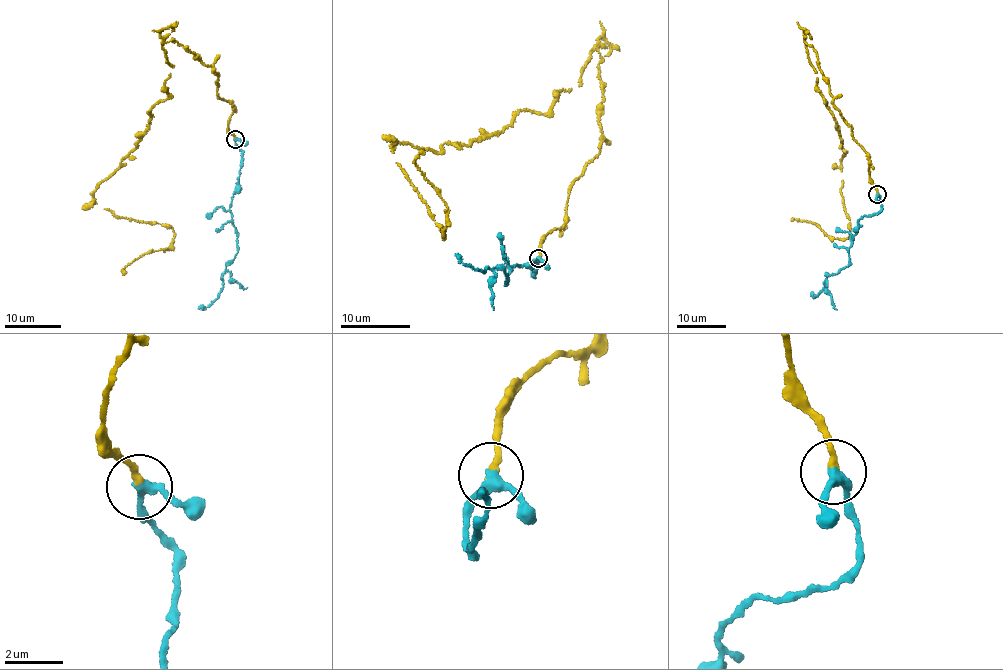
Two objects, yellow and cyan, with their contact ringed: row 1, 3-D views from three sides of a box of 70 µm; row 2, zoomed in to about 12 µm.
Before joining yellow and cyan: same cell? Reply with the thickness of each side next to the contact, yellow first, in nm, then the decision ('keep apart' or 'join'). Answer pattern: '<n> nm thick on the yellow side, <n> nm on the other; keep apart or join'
200 nm thick on the yellow side, 320 nm on the other; join

